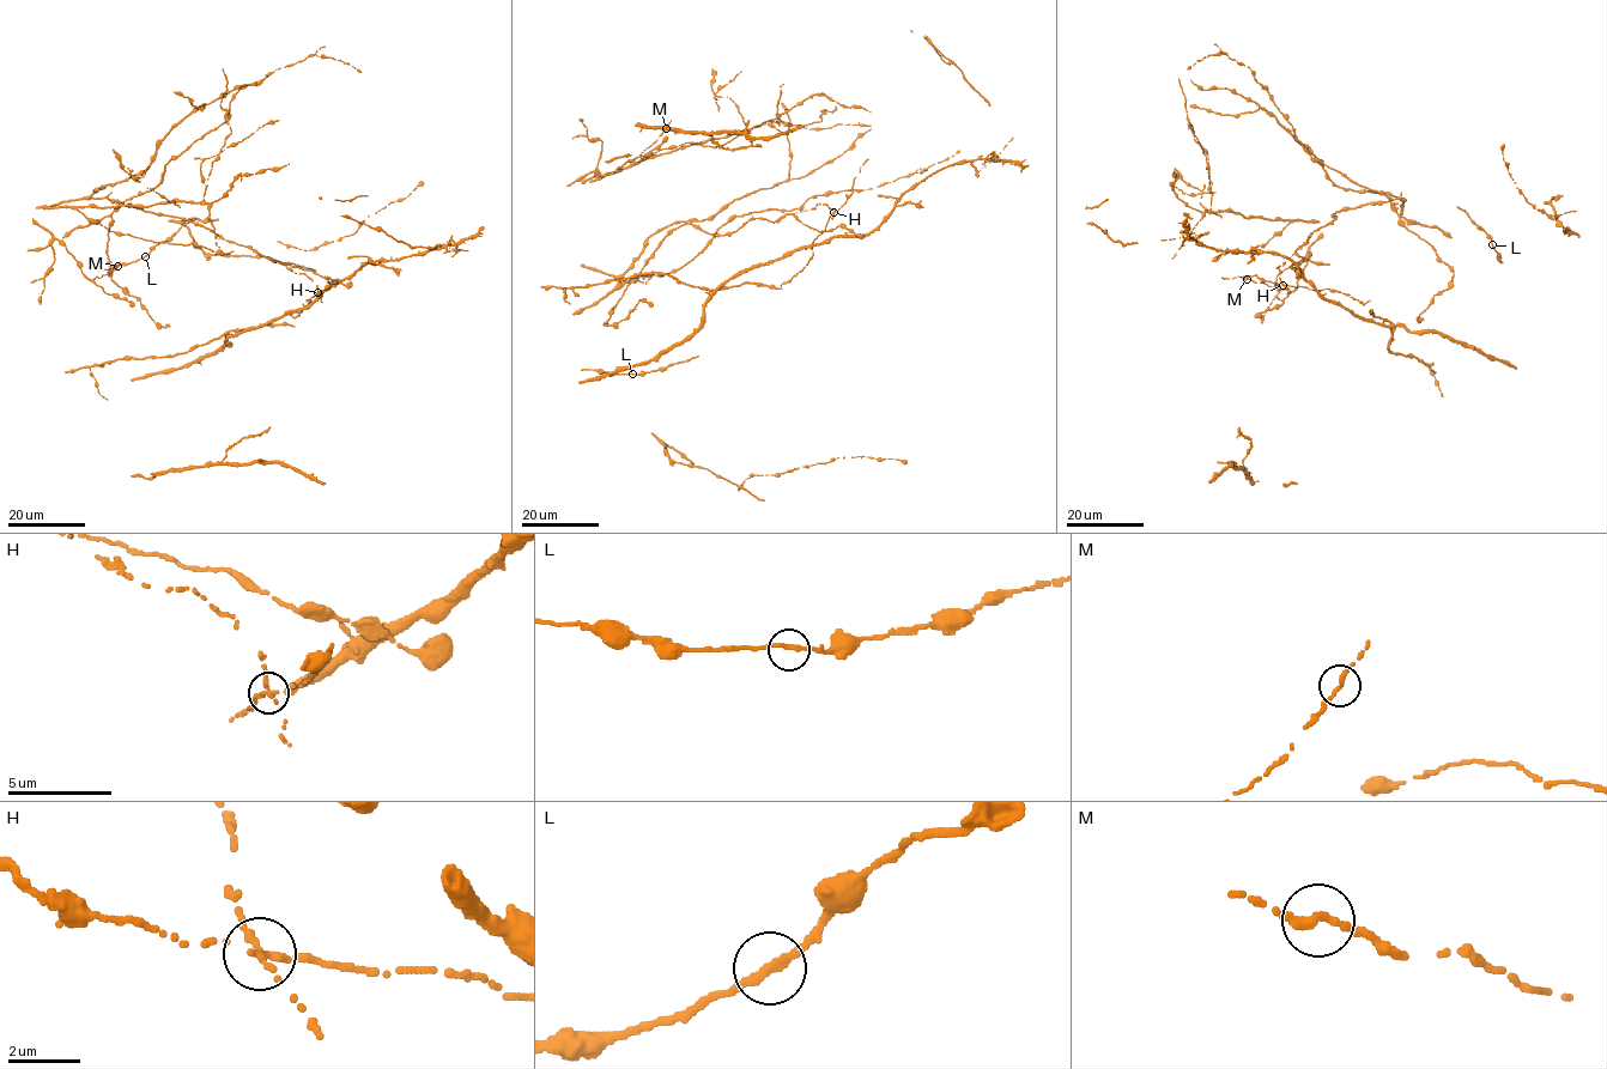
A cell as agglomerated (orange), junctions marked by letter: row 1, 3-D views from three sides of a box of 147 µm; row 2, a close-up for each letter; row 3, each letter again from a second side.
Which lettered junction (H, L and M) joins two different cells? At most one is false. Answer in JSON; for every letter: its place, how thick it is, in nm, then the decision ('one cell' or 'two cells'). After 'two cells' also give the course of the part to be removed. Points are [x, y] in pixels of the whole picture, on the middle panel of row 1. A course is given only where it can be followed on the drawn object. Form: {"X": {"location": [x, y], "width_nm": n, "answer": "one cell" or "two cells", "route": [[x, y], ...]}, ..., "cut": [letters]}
{"H": {"location": [834, 212], "width_nm": 240, "answer": "two cells", "route": [[832, 212], [811, 246], [812, 259], [781, 289]]}, "L": {"location": [632, 374], "width_nm": 240, "answer": "one cell"}, "M": {"location": [666, 128], "width_nm": 240, "answer": "one cell"}, "cut": ["H"]}

